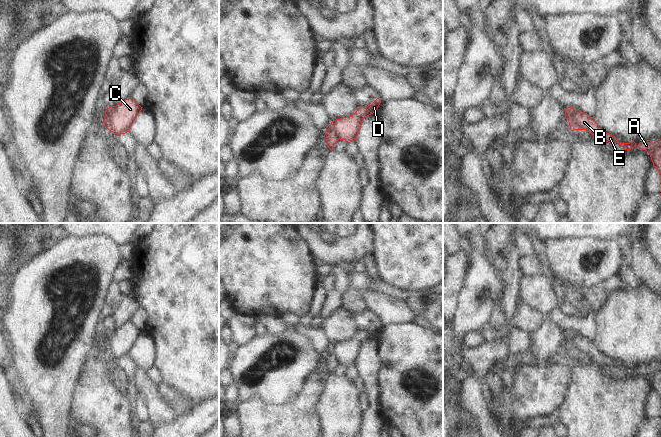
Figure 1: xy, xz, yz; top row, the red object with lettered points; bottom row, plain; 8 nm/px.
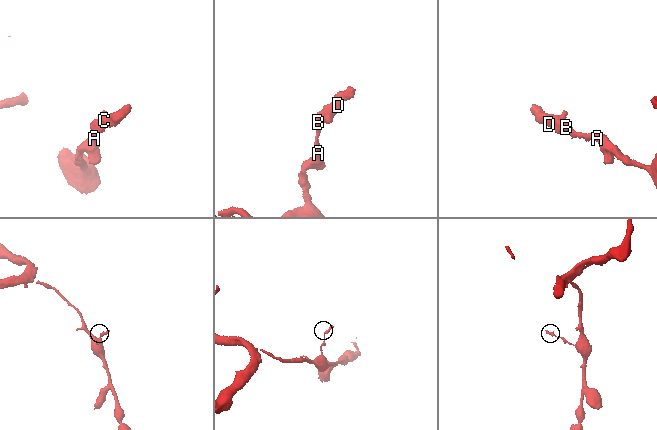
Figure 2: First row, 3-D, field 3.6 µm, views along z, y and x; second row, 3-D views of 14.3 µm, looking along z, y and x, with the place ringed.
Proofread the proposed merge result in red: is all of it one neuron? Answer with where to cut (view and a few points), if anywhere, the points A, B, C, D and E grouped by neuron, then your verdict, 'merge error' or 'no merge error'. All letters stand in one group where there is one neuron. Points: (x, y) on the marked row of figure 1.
cut in yz along (576, 110), (574, 114), (575, 129); A B E / C D; merge error

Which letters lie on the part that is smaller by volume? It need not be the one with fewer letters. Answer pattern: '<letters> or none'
C, D

